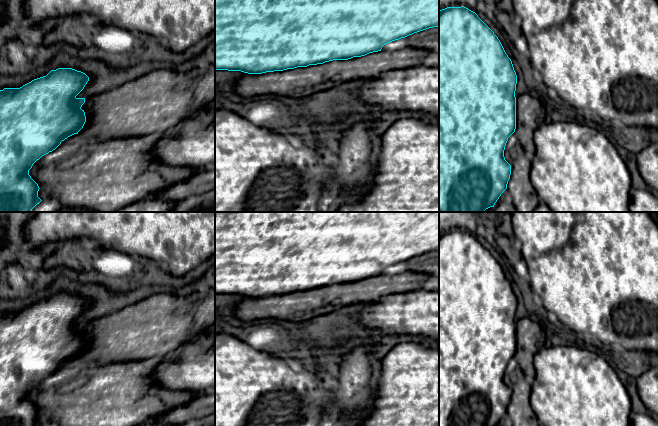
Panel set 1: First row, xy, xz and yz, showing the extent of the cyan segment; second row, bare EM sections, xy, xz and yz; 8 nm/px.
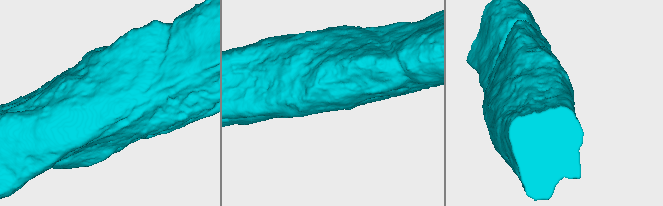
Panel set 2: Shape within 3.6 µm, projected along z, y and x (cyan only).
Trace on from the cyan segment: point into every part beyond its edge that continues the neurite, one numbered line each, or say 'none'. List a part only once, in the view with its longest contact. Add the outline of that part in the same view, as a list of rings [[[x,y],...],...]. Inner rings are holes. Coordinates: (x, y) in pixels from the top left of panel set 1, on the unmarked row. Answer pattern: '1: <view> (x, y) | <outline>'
none

